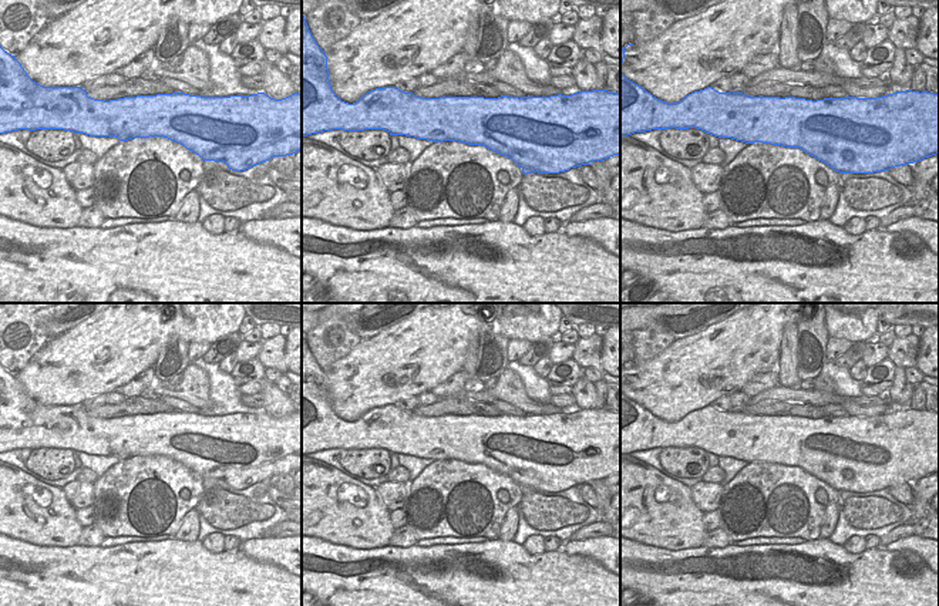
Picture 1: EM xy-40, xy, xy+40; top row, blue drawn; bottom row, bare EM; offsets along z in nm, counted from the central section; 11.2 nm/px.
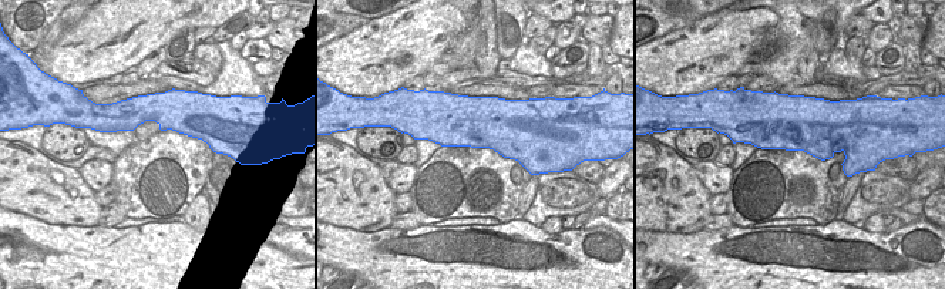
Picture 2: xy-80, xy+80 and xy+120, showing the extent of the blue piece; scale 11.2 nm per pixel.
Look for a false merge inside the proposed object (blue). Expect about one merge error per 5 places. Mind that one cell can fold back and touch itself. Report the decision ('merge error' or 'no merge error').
no merge error

